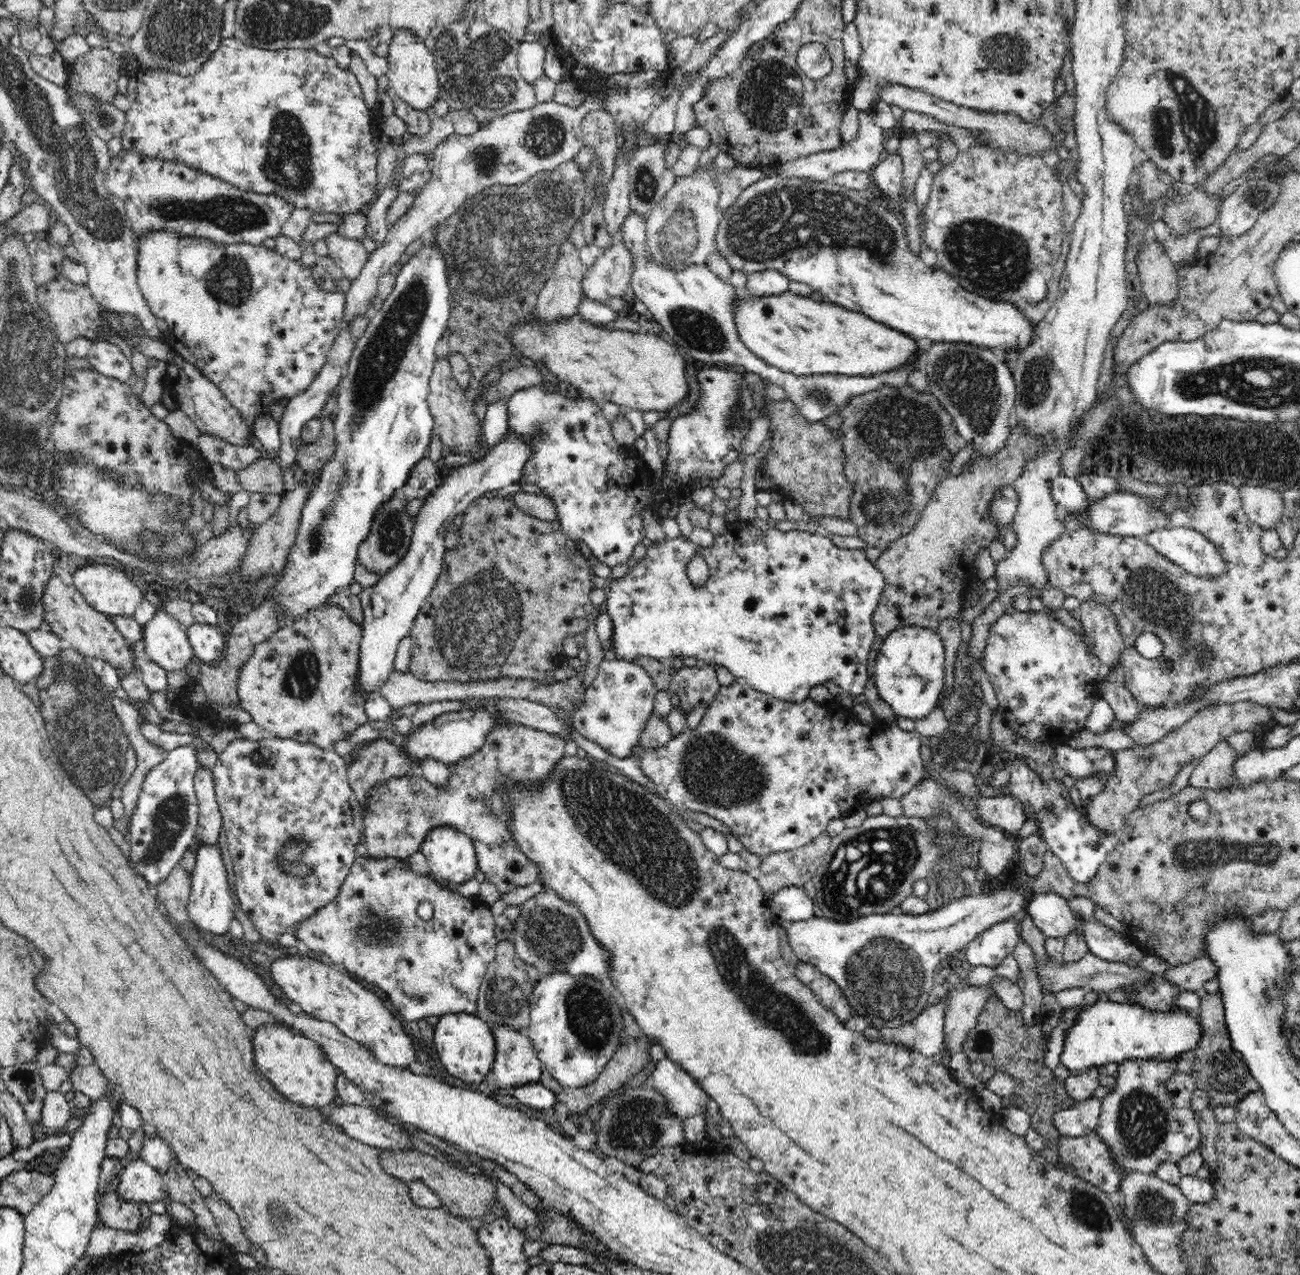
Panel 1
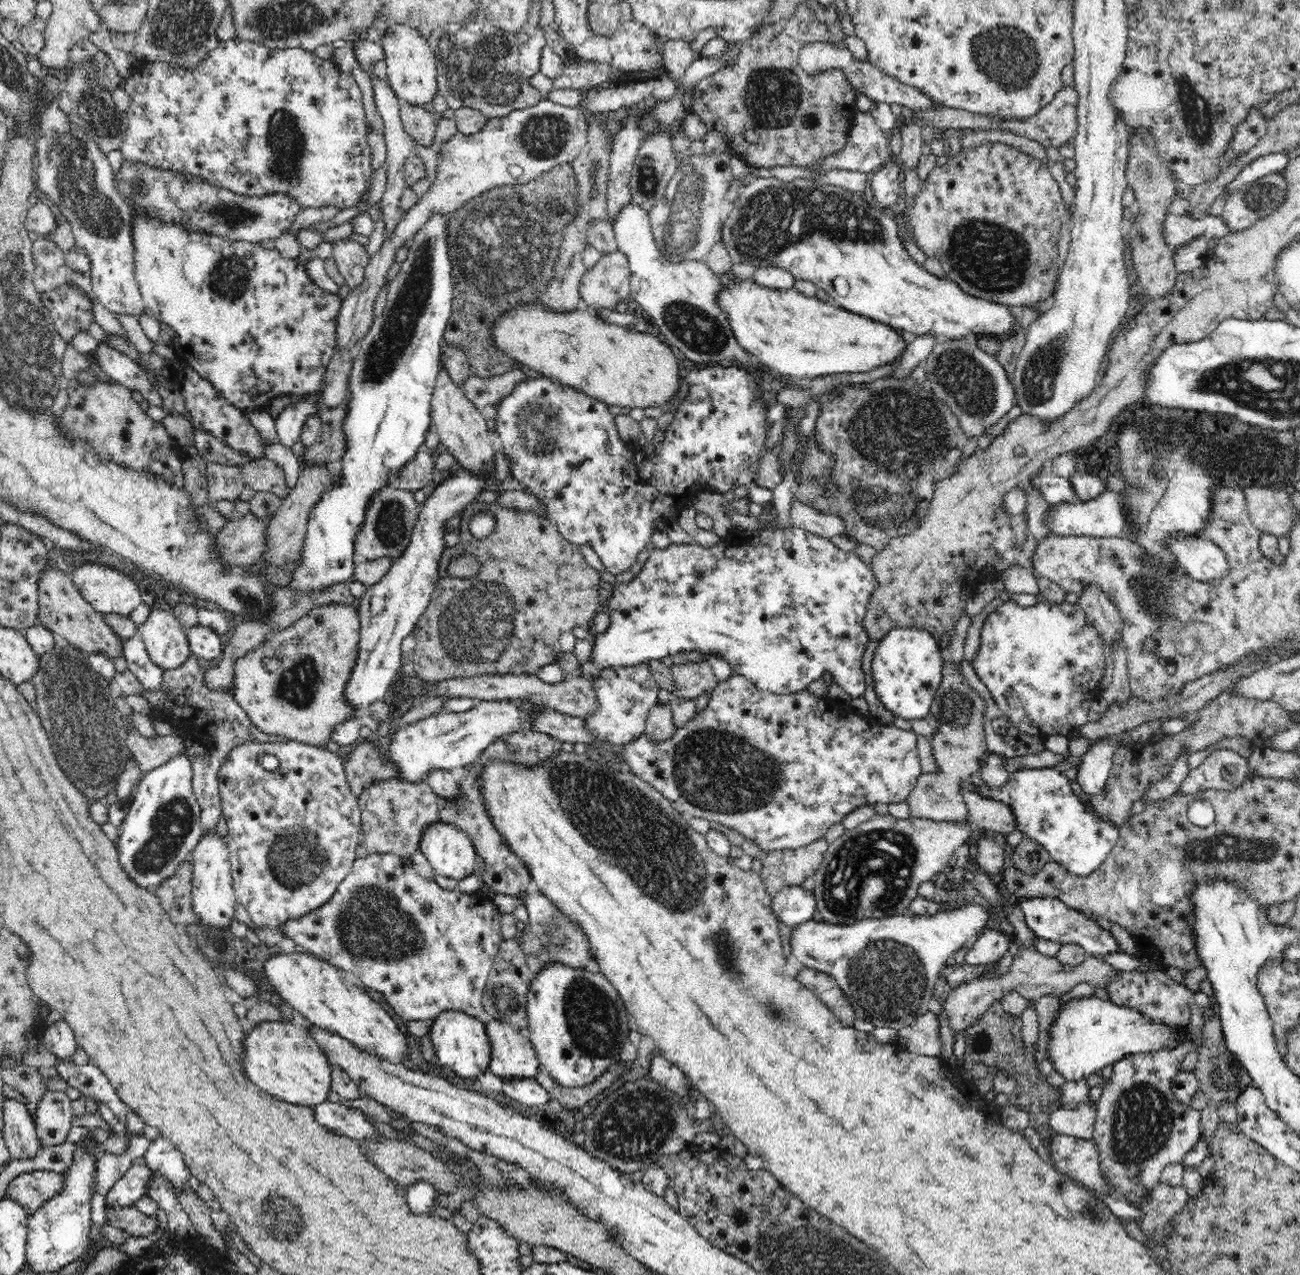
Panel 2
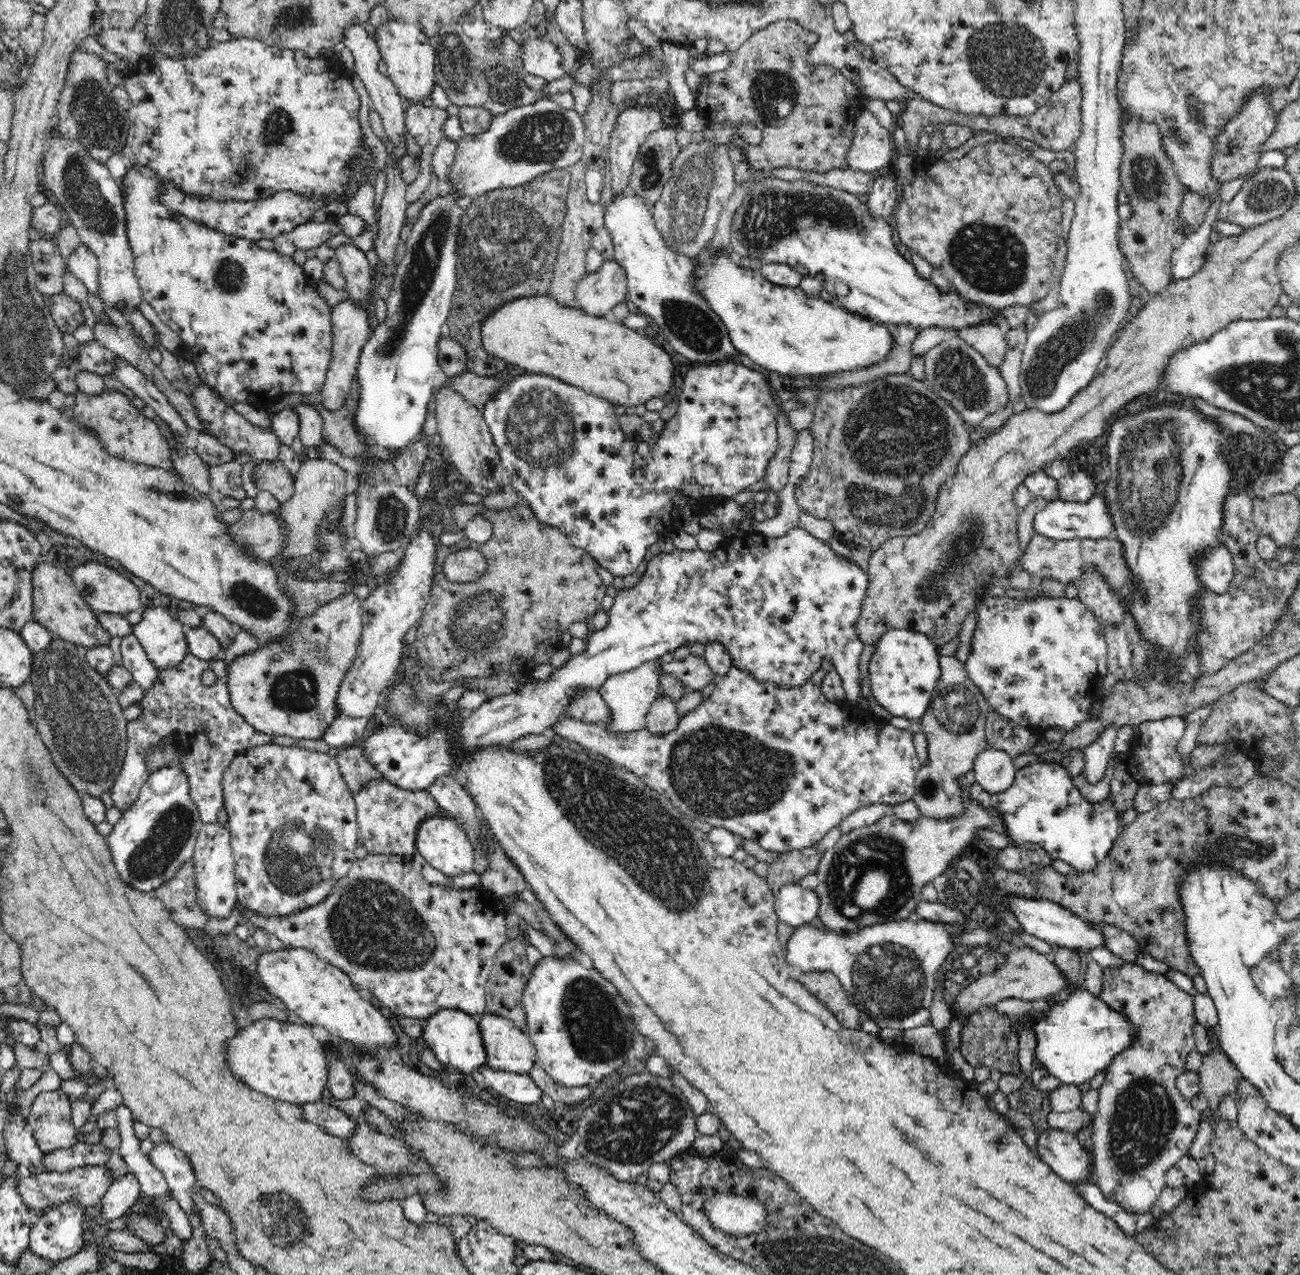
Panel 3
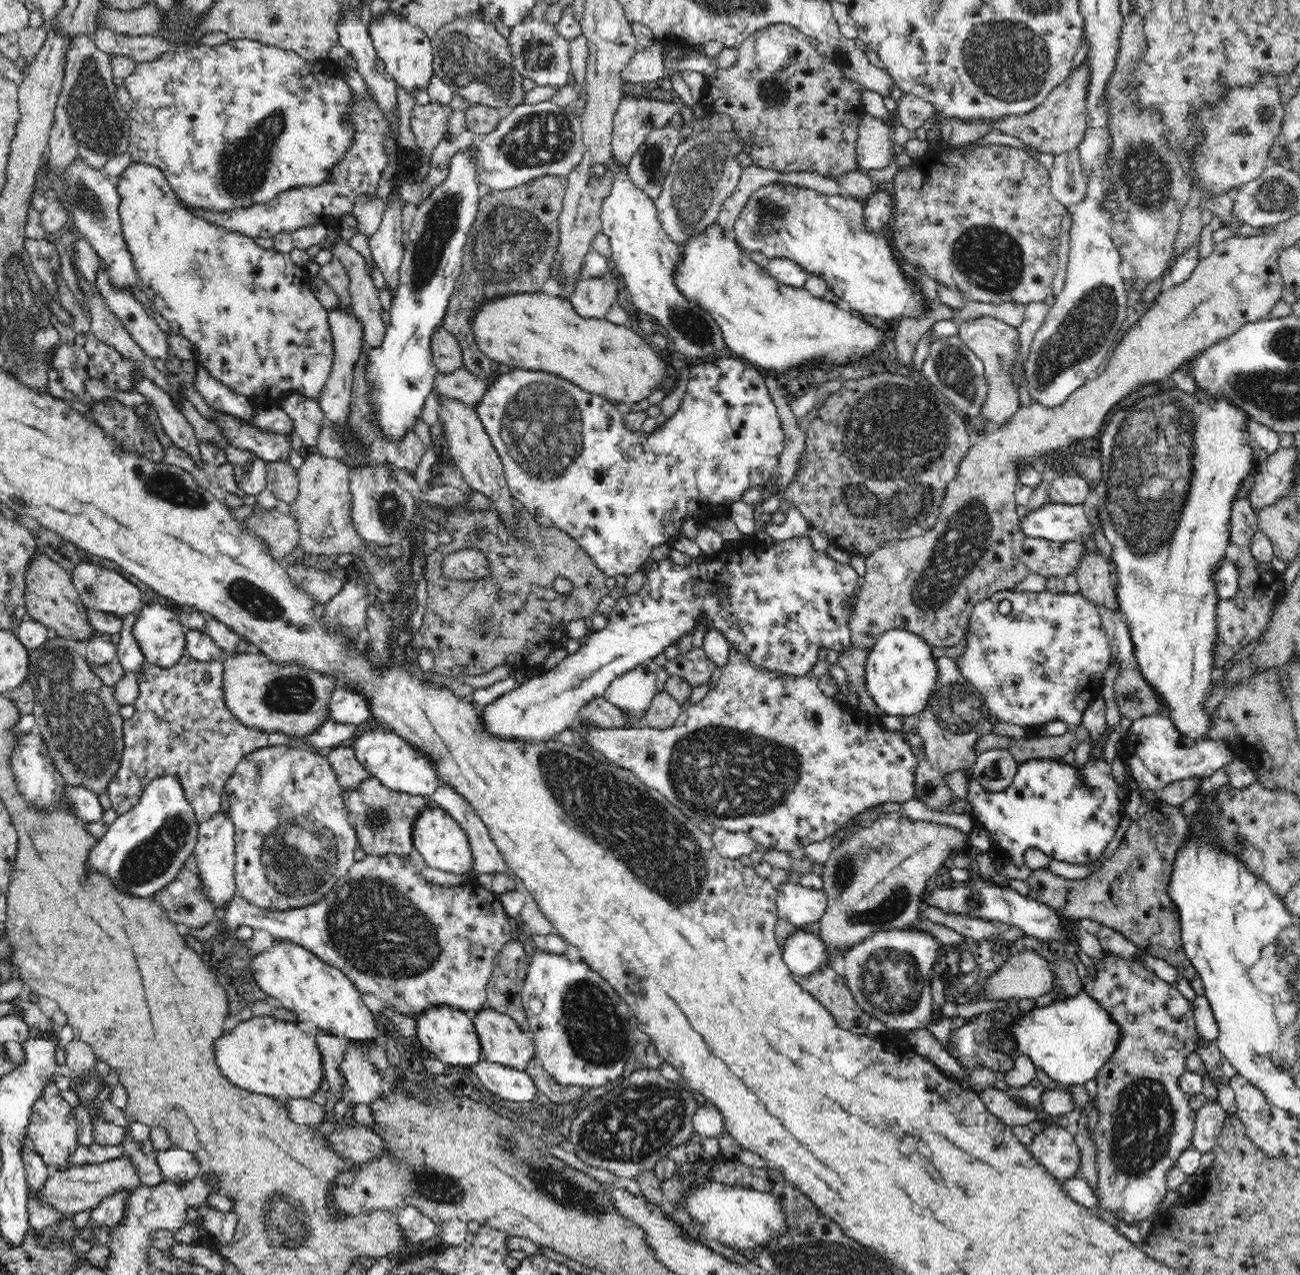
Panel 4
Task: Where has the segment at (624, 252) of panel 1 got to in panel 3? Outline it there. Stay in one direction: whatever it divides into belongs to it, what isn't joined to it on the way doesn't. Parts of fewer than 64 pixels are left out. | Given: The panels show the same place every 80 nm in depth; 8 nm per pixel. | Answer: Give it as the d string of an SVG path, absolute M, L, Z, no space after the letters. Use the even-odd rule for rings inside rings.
M615 258L604 260L602 266L580 279L575 292L575 307L596 317L609 316L611 308L624 302L627 278L623 266Z

